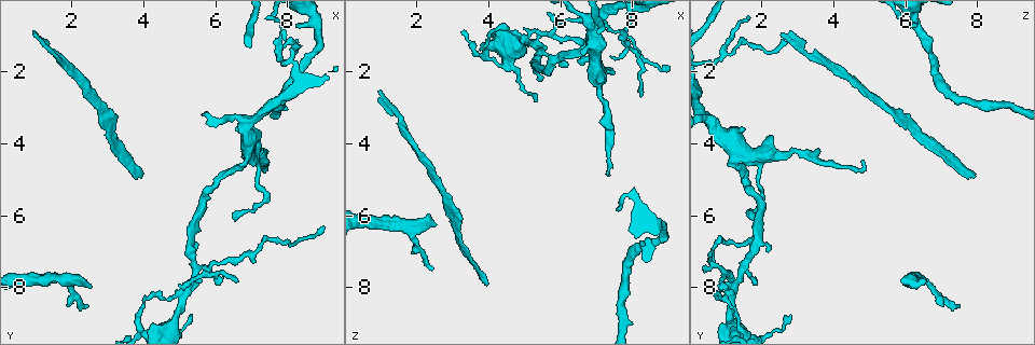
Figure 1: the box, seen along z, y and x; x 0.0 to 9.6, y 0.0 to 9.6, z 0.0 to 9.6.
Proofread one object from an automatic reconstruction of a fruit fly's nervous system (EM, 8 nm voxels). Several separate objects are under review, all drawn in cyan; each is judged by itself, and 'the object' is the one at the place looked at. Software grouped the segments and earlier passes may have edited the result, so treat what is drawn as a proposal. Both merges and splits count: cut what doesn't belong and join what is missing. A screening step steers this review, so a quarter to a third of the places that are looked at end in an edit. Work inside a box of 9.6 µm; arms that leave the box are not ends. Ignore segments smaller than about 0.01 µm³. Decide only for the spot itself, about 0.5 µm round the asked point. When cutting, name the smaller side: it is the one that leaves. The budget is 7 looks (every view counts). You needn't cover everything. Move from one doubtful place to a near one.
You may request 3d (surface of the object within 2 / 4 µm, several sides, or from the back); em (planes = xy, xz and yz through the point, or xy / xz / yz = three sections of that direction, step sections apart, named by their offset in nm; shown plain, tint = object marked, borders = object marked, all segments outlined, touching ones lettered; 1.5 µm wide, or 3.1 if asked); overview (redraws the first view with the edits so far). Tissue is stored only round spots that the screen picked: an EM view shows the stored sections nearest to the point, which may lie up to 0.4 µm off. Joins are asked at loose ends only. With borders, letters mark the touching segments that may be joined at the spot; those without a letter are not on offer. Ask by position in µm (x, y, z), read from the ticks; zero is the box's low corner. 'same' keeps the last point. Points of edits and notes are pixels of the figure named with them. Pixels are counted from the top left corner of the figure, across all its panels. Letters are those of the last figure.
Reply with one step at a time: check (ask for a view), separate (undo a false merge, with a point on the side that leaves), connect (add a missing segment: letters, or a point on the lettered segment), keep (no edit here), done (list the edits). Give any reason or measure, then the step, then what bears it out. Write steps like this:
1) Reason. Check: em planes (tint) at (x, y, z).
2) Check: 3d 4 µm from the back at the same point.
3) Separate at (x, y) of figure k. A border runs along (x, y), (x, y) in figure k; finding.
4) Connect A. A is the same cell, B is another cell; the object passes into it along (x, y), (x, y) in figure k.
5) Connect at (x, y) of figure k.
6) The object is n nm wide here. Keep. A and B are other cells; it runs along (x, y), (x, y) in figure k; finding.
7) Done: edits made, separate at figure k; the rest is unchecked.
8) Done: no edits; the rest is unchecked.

An open end. Check: em xz step 4 (tint) at (0.90, 0.95, 2.60).

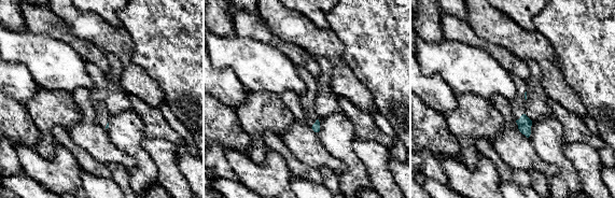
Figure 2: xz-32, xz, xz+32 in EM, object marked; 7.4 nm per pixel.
Cut it another way. Check: em planes (borders) at the same point.

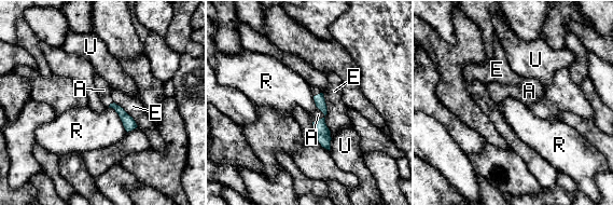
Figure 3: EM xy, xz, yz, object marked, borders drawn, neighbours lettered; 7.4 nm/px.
Connect A. A is the same cell, E, R and U are other cells; the object passes into it along (322, 132), (322, 118), (318, 114) in figure 3; the neuron continues.

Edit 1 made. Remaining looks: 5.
Long arm stops here. Check: 3d 4 µm from the back at (3.95, 4.95, 7.90).

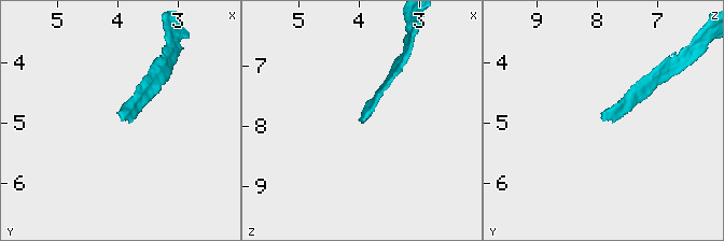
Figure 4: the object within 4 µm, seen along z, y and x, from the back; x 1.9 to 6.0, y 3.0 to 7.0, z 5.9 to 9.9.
Now the EM. Check: em planes (borders) at (3.90, 4.95, 7.95).

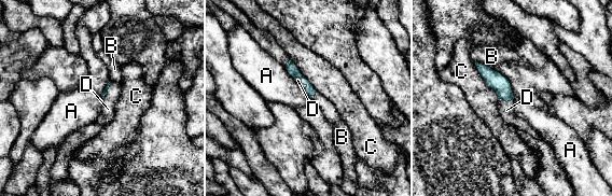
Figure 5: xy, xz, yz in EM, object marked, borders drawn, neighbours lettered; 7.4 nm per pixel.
Connect D. D is the same cell, A, B and C are other cells; the neuron continues.

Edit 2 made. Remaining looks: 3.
Check: overview.

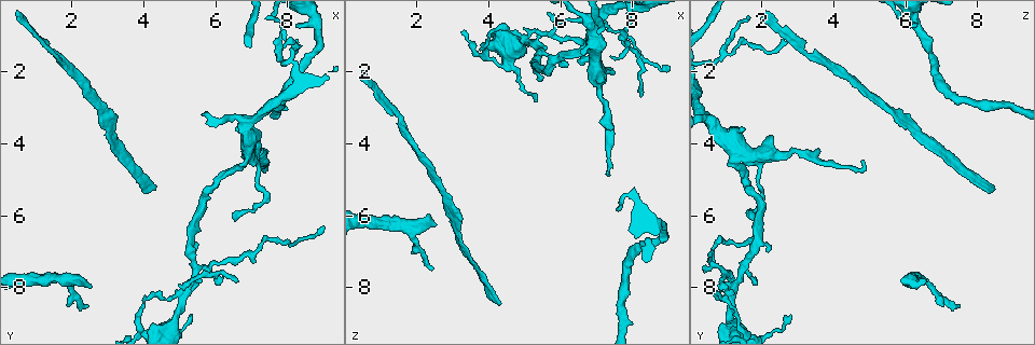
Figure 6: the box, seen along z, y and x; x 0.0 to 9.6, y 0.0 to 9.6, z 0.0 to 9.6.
Branch stops here. Check: 3d 4 µm from the back at (2.50, 7.90, 6.20).

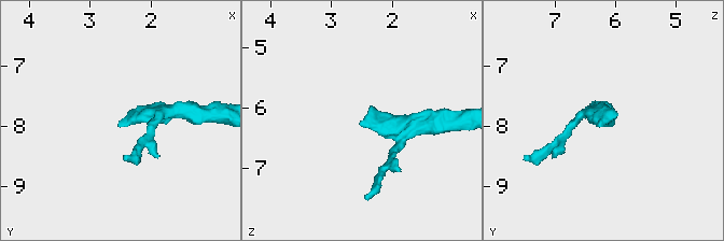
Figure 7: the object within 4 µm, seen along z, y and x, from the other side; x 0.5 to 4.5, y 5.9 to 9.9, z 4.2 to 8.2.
Shape alone is not enough. Check: em planes (borders) at (2.55, 7.95, 6.20).

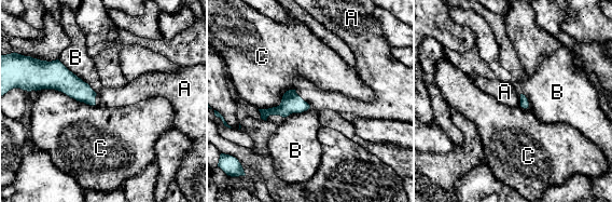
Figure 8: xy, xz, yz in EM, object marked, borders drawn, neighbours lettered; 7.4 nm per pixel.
Connect A. A is the same cell, B and C are other cells; the object passes into it along (292, 103), (302, 98), (319, 99) in figure 8; the neuron continues.

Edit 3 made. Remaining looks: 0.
Done: edits made, connect at figure 3, connect at figure 5, connect at figure 8; the rest is unchecked.

